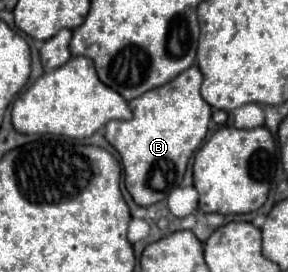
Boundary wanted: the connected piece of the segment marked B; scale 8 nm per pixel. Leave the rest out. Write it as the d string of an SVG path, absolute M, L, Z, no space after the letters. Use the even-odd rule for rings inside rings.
M191 66L173 82L131 100L131 120L111 120L105 126L107 142L121 154L125 188L139 206L151 206L165 200L169 190L175 190L183 182L191 154L207 136L211 106L199 94L201 82L203 74L199 66Z

